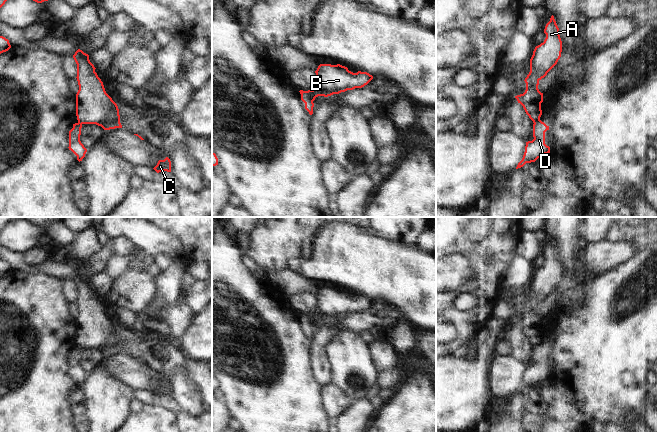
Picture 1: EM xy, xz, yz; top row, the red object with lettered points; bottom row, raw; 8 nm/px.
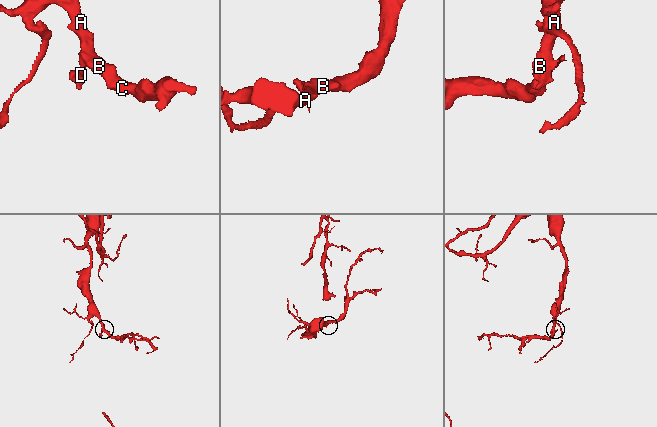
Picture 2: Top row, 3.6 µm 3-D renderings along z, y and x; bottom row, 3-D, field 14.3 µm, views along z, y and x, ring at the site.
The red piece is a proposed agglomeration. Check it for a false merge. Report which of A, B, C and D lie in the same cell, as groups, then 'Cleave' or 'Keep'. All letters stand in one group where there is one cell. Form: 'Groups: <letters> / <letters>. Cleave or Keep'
Groups: A B C / D. Cleave

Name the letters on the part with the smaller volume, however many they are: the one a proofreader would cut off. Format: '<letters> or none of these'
D

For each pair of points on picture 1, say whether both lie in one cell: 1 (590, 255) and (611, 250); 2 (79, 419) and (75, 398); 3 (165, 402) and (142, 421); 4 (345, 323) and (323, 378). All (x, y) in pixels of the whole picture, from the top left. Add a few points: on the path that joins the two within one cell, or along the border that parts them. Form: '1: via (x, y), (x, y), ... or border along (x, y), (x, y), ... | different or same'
1: via (595, 255), (606, 255) | same
2: via (79, 414), (76, 403) | same
3: border along (157, 404), (175, 413) | different
4: via (330, 331), (321, 340), (321, 363) | same

